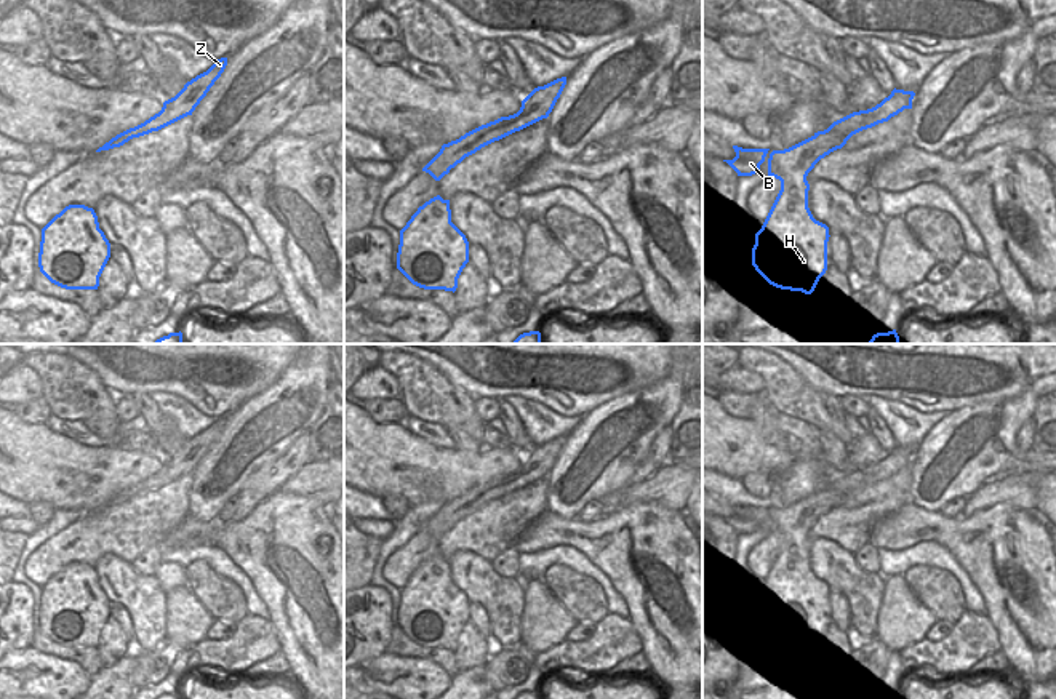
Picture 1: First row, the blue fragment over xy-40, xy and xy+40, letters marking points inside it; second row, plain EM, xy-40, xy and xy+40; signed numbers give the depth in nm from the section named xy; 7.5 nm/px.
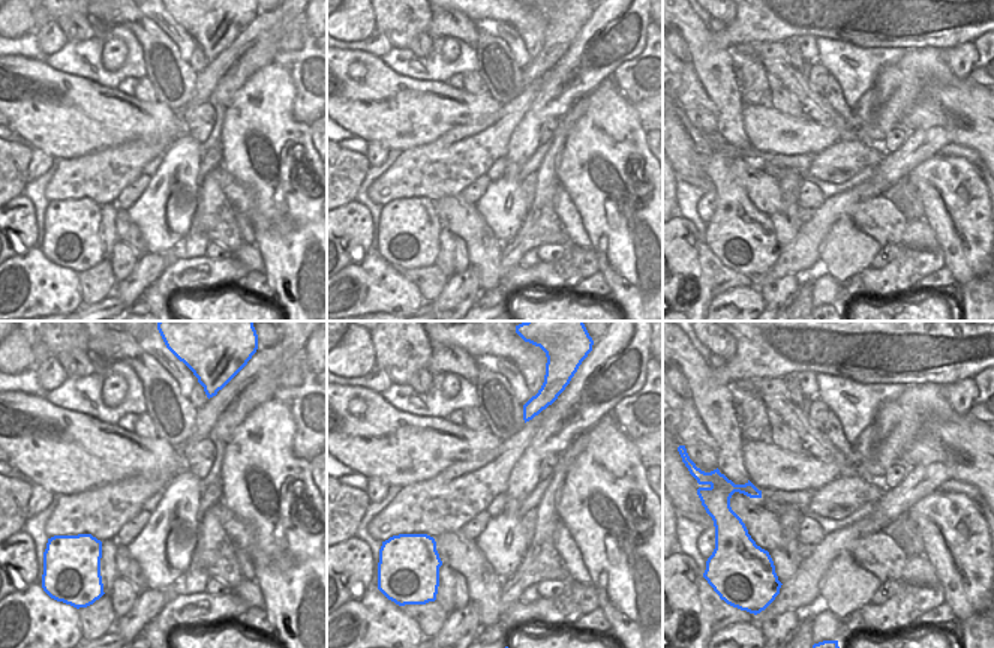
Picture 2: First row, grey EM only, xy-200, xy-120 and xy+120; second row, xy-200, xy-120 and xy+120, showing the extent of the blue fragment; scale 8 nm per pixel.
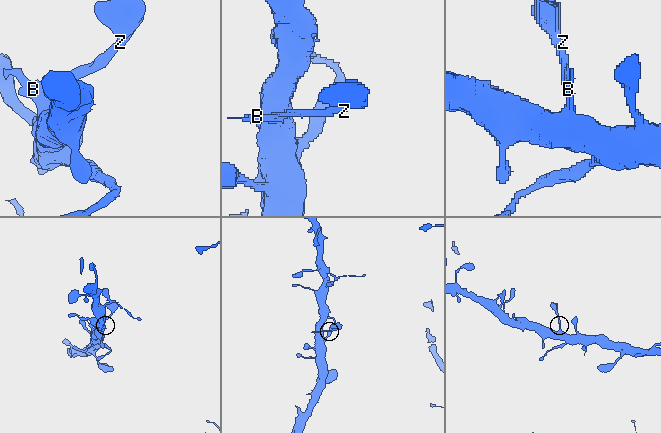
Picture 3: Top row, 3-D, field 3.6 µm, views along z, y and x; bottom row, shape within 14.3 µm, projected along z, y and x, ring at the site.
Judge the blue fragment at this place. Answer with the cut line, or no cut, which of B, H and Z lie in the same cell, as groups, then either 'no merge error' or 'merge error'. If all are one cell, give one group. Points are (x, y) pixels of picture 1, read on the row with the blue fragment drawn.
no cut; B H Z; no merge error

